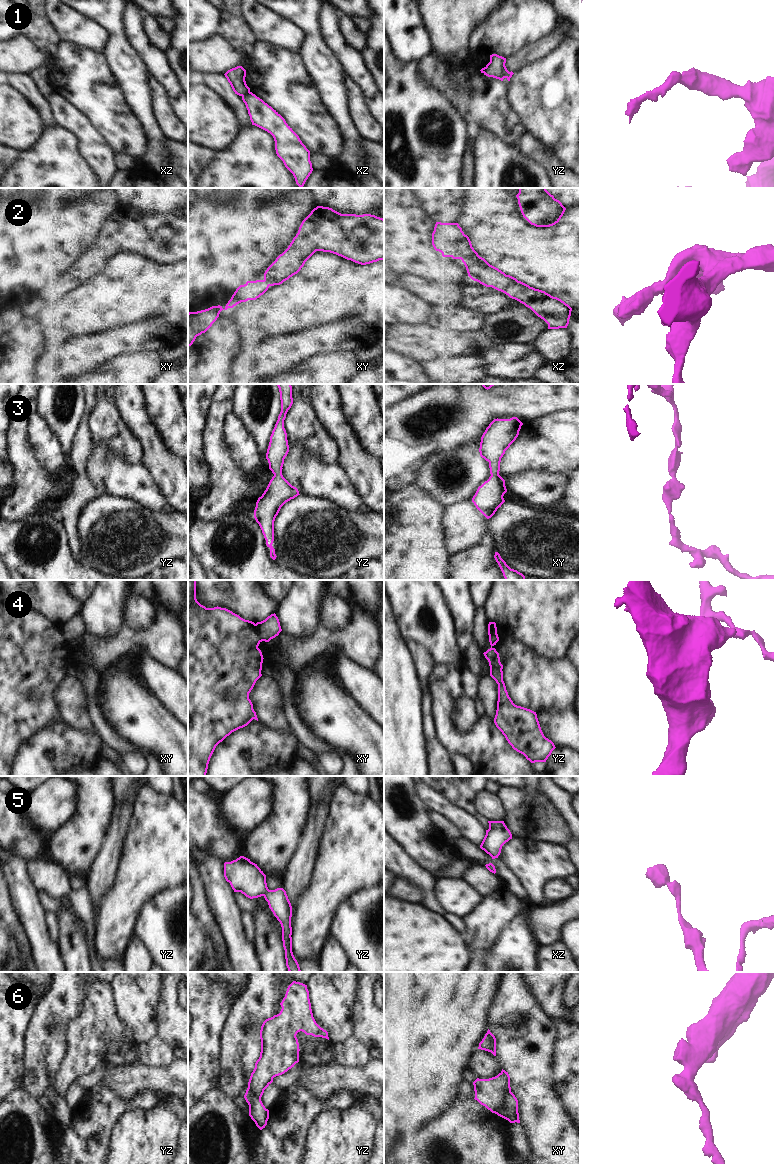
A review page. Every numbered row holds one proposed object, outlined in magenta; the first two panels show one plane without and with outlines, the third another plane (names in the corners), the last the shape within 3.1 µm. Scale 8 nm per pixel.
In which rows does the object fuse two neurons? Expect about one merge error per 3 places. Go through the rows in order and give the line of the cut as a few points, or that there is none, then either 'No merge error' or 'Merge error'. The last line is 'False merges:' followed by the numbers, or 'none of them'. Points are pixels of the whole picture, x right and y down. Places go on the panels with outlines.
1: Split along xz (249, 91), (242, 96). Merge error
2: No split. No merge error
3: No split. No merge error
4: Split along xy (255, 624), (260, 641). Merge error
5: No split. No merge error
6: Split along xy (510, 1091), (506, 1096), (505, 1104), (496, 1113). Merge error
False merges: 1, 4, 6.

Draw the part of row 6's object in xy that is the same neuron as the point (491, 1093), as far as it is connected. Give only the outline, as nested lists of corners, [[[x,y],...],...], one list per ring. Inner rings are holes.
[[[503,1069],[495,1077],[489,1079],[477,1078],[473,1085],[474,1099],[495,1114],[504,1107],[506,1096],[511,1092],[510,1076]]]

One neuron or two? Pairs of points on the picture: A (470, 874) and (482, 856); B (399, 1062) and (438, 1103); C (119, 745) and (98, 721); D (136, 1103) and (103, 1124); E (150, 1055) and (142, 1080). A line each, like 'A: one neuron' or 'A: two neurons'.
A: two neurons
B: one neuron
C: one neuron
D: one neuron
E: two neurons

